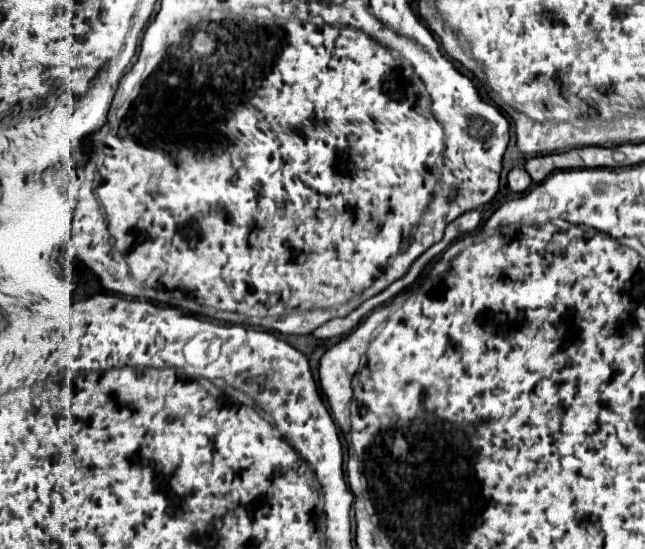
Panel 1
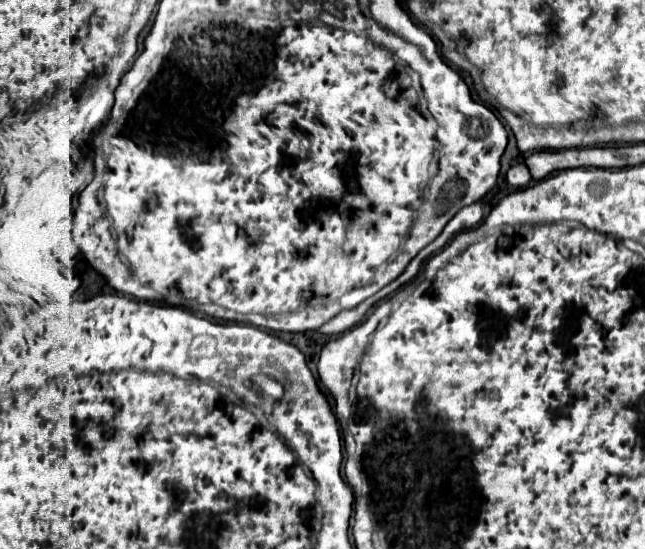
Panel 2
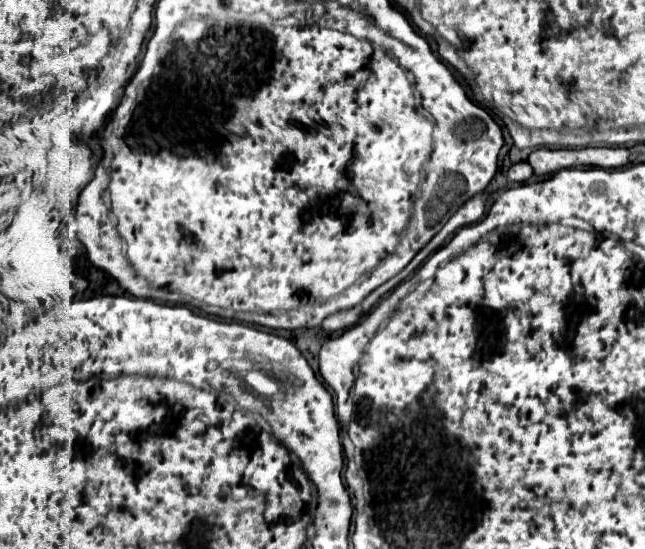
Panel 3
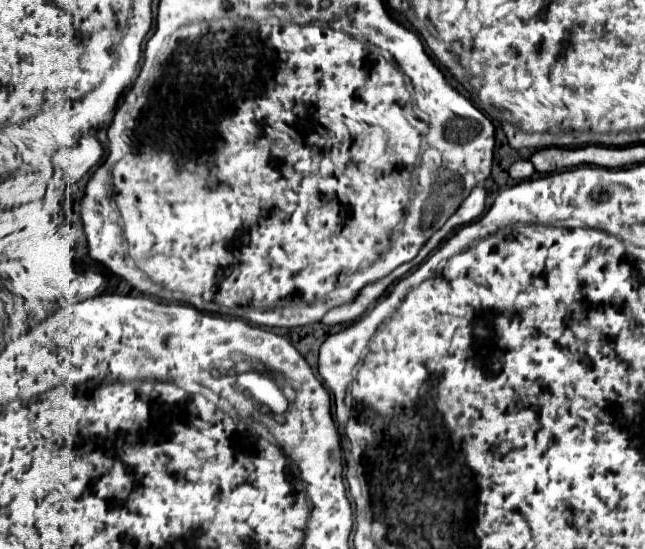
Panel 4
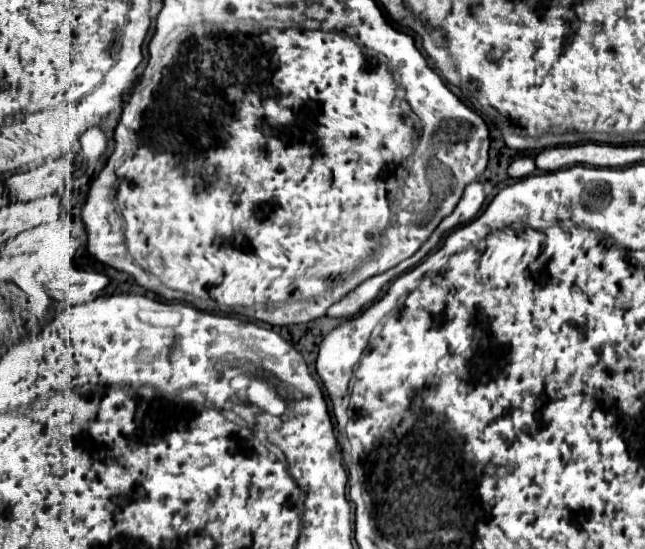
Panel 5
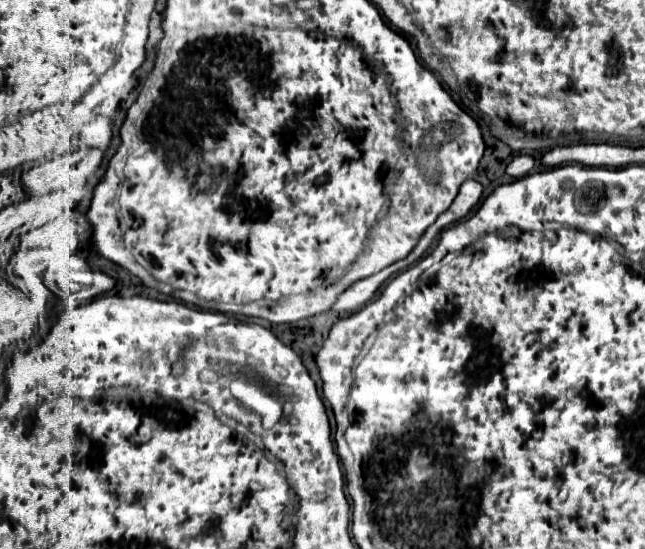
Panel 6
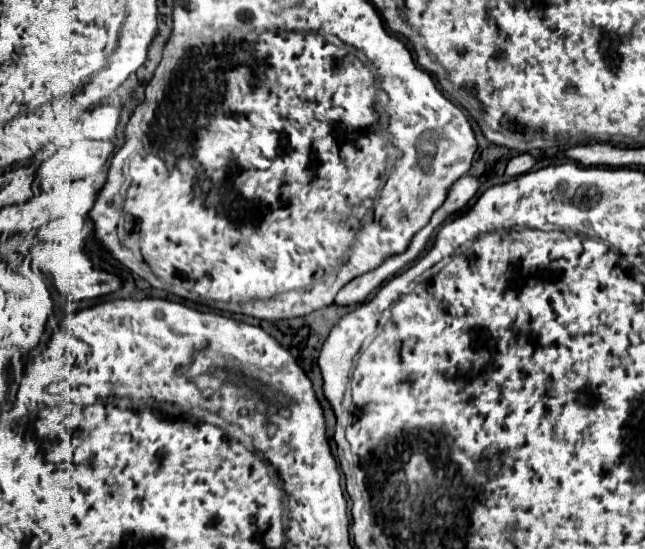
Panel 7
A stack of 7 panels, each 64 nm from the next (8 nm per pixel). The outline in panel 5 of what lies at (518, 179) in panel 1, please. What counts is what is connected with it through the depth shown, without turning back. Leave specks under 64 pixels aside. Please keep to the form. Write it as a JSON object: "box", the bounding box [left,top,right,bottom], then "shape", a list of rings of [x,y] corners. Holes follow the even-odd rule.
{"box":[508,156,536,178],"shape":[[[520,156],[520,158],[516,158],[516,160],[508,166],[508,174],[510,174],[512,178],[526,178],[526,176],[530,176],[534,170],[536,170],[536,164],[534,164],[534,160],[528,158],[528,156]]]}

